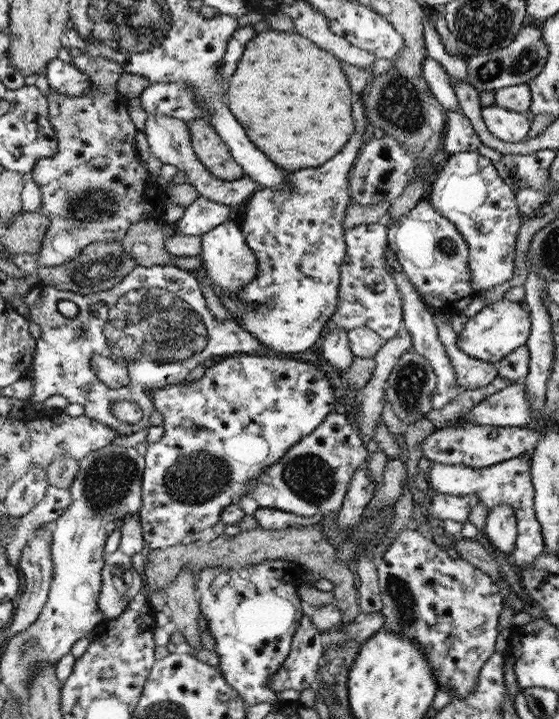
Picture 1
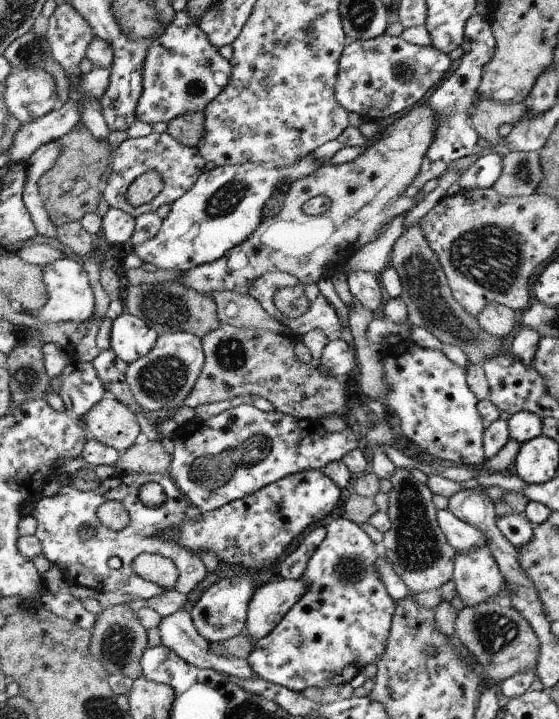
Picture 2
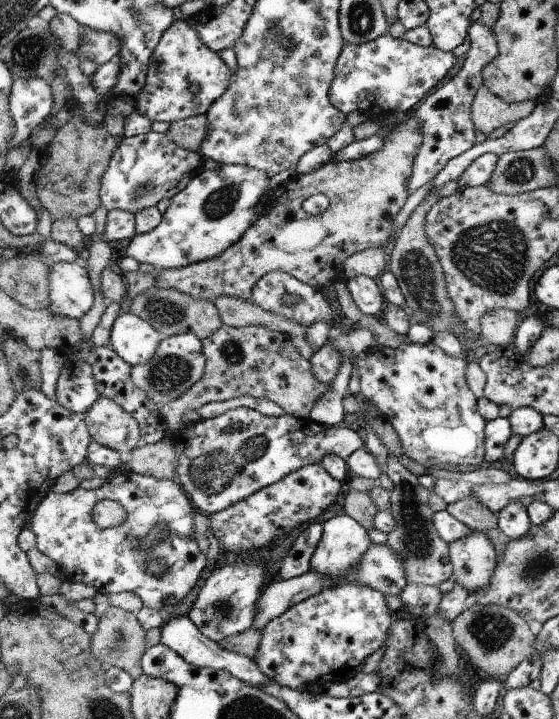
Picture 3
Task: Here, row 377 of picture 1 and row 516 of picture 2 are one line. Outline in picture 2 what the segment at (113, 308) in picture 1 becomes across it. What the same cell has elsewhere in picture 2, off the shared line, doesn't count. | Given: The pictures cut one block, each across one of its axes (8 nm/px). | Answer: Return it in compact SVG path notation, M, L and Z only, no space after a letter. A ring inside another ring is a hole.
M127 472L123 475L115 474L112 478L105 479L99 483L98 488L91 491L81 491L74 485L60 487L56 496L41 498L40 502L35 504L31 516L36 518L35 535L42 544L44 556L52 562L54 567L62 571L70 585L86 586L97 593L134 594L138 599L150 600L150 598L165 594L166 589L149 580L140 578L132 570L132 562L142 553L162 555L170 558L176 564L179 575L174 589L178 590L180 594L192 592L206 578L207 571L204 562L195 551L190 552L180 544L162 538L162 532L176 528L187 520L186 508L191 505L187 495L176 486L175 481L168 474L132 474ZM148 482L160 484L164 494L166 494L166 502L158 508L148 508L138 498L140 488ZM104 501L116 501L126 508L130 518L130 524L126 528L114 531L99 521L96 511L99 506L104 504ZM82 526L94 530L94 536L90 540L80 538ZM114 556L121 560L118 569L110 568L108 565L108 560L114 558Z

